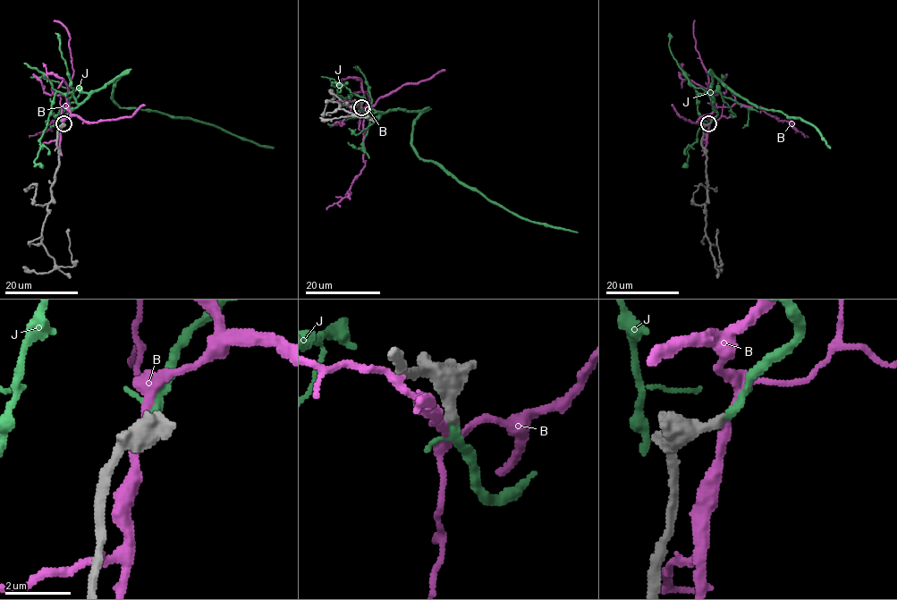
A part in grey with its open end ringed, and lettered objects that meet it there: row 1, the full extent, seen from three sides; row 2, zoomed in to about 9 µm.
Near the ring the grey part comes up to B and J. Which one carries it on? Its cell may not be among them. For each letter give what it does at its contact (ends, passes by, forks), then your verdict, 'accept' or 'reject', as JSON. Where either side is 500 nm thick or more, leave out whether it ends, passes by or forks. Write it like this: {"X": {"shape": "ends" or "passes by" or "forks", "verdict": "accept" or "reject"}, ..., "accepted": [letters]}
{"B": {"shape": "passes by", "verdict": "reject"}, "J": {"shape": "passes by", "verdict": "accept"}, "accepted": ["J"]}

